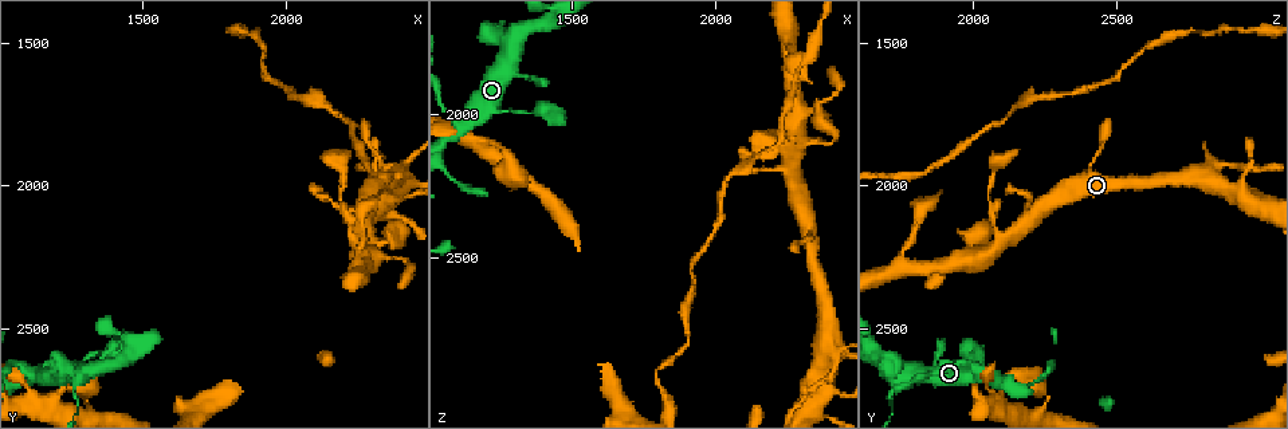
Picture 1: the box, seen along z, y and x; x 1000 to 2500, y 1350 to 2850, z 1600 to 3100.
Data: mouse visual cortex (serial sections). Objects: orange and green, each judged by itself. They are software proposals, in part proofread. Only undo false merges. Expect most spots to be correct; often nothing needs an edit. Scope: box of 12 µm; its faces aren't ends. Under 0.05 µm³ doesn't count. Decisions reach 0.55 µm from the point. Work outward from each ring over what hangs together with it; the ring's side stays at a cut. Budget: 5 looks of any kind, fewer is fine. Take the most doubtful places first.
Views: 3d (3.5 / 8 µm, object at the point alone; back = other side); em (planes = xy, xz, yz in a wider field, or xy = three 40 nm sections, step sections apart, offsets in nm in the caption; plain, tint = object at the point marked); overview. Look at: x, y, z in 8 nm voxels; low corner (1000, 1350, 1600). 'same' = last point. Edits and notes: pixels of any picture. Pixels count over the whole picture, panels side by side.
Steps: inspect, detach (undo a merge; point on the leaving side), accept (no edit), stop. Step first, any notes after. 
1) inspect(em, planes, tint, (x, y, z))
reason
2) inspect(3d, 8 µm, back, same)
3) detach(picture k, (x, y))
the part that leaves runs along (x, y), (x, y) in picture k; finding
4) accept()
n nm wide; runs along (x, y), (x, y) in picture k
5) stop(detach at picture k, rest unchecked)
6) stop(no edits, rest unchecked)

inspect(3d, 3.5 µm, (2270, 2210, 2100))
thin arm on a thick one

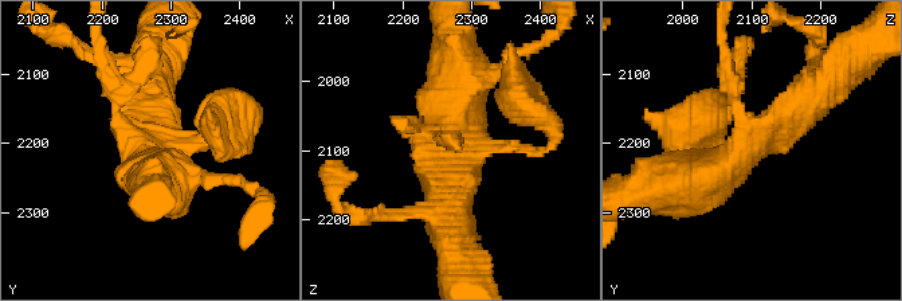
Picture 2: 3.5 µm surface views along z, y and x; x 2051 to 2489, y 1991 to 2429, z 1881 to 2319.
inspect(em, xy, step 2, tint, (2270, 2195, 2110))
4 arms; arms of 150, 150, 500, 600 nm; now the EM

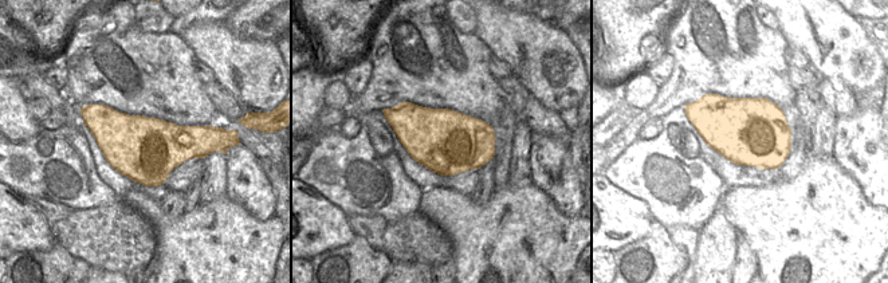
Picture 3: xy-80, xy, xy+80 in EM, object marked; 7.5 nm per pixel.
inspect(em, xy, step 5, tint, same)
cut it another way

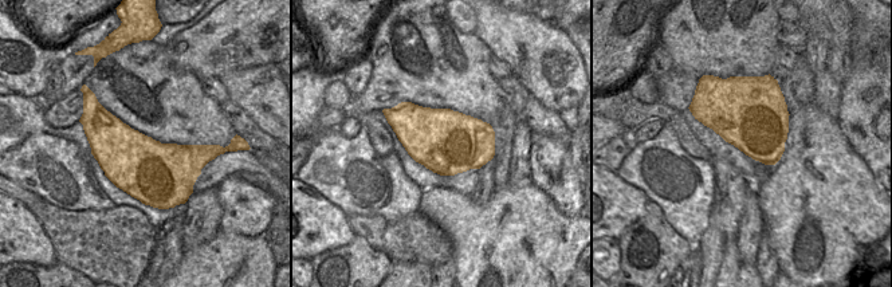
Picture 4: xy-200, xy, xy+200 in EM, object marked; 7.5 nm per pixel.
accept()
one cell here

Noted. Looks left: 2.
inspect(3d, 3.5 µm, (2410, 1940, 2840))
sharp bend

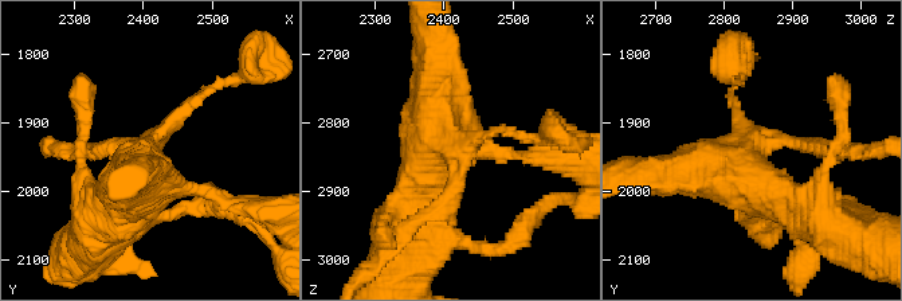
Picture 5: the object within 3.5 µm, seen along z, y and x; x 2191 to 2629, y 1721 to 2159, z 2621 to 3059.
inspect(em, xy, step 2, tint, (2405, 1945, 2840))
now the EM

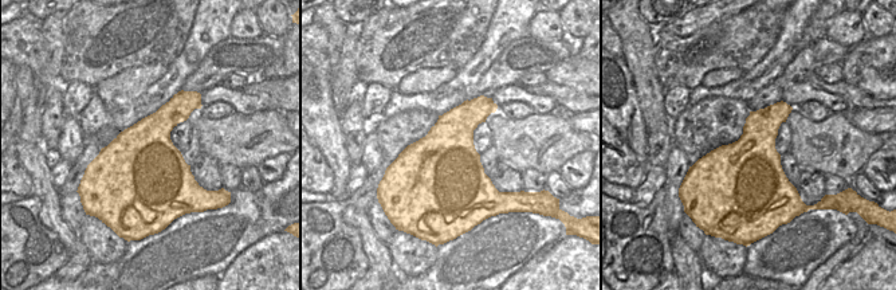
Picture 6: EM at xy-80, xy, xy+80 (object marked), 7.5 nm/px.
accept()
650 nm wide; runs along (643, 175), (736, 171), (808, 217) in picture 5; one cell here

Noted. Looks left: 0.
stop(no edits, rest unchecked)

